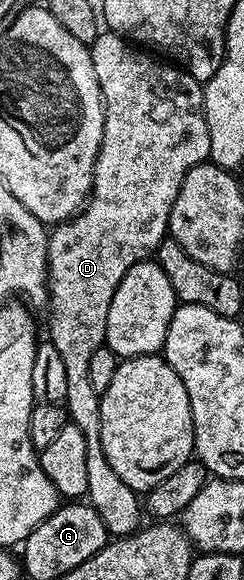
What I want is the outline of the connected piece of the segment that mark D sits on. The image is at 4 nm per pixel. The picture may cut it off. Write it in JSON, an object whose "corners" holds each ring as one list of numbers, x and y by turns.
{"corners":[[108,31,98,32,93,44,89,46,89,54,91,55,91,63,95,63,95,79,99,79,101,102,105,104,103,139,99,147,99,155,95,159,93,192,85,208,82,209,76,217,63,221,60,225,52,226,51,232,49,233,49,246,47,247,47,263,49,264,49,300,47,302,47,310,49,309,49,333,47,333,47,337,48,340,52,341,55,351,59,351,59,356,63,359,67,370,67,395,63,402,63,408,71,424,75,427,79,427,79,431,83,431,83,440,87,443,87,491,85,492,87,504,97,512,99,519,103,519,103,527,106,531,114,538,119,538,130,537,131,534,136,533,138,529,142,528,143,520,141,521,141,517,143,518,143,505,139,500,138,490,127,487,127,483,123,483,123,479,119,479,119,475,115,475,111,463,107,463,107,455,103,455,101,398,99,394,92,389,91,379,87,371,91,364,91,355,95,355,95,351,99,351,105,345,107,311,111,307,111,299,115,299,115,287,119,287,119,283,123,283,123,275,127,275,127,271,131,271,131,267,135,267,135,263,150,260,150,258,156,254,158,245,166,240,169,231,169,216,171,215,171,207,175,203,175,195,179,195,179,187,183,187,183,179,187,179,187,171,191,171,191,167,195,167,196,165,204,165,210,160,209,148,211,147,211,135,207,131,205,90,202,82,195,80,192,75,185,72,184,69,172,63,166,63,164,60,142,51,136,44,126,41,125,38,120,37,117,33,110,33]]}

